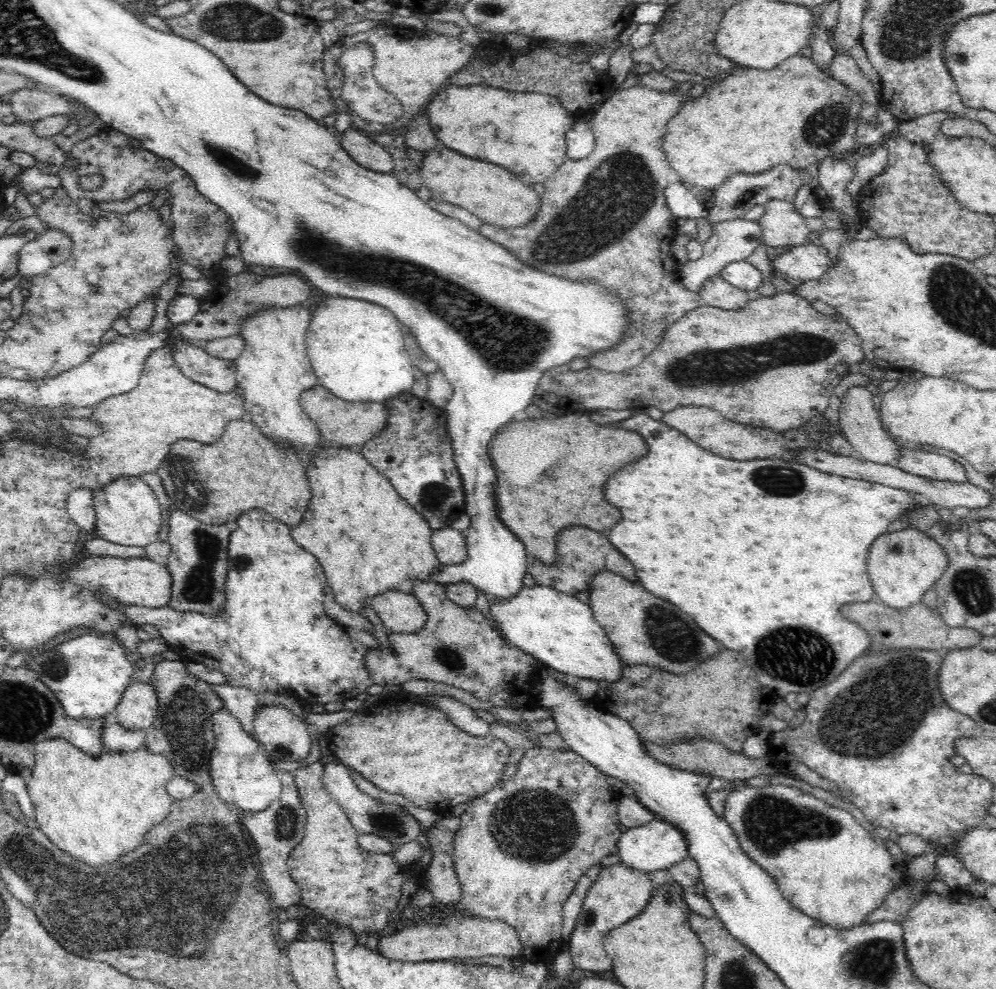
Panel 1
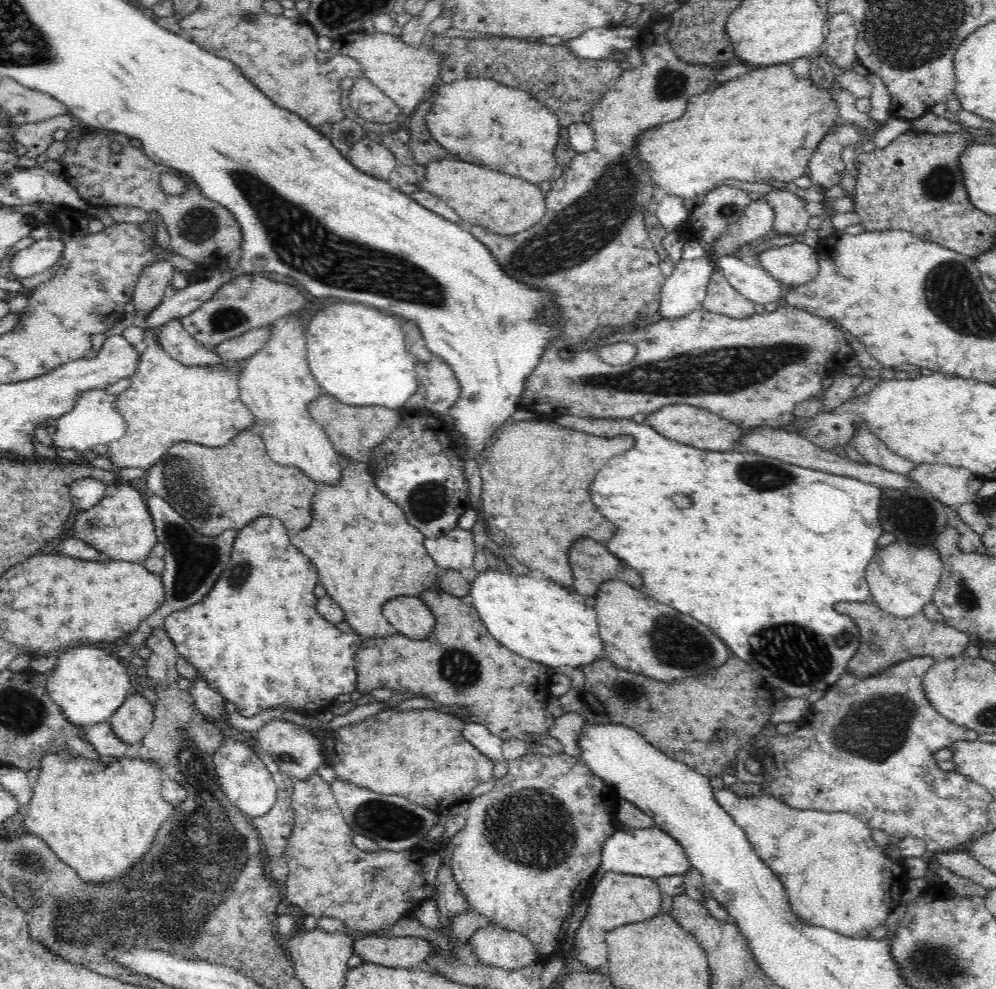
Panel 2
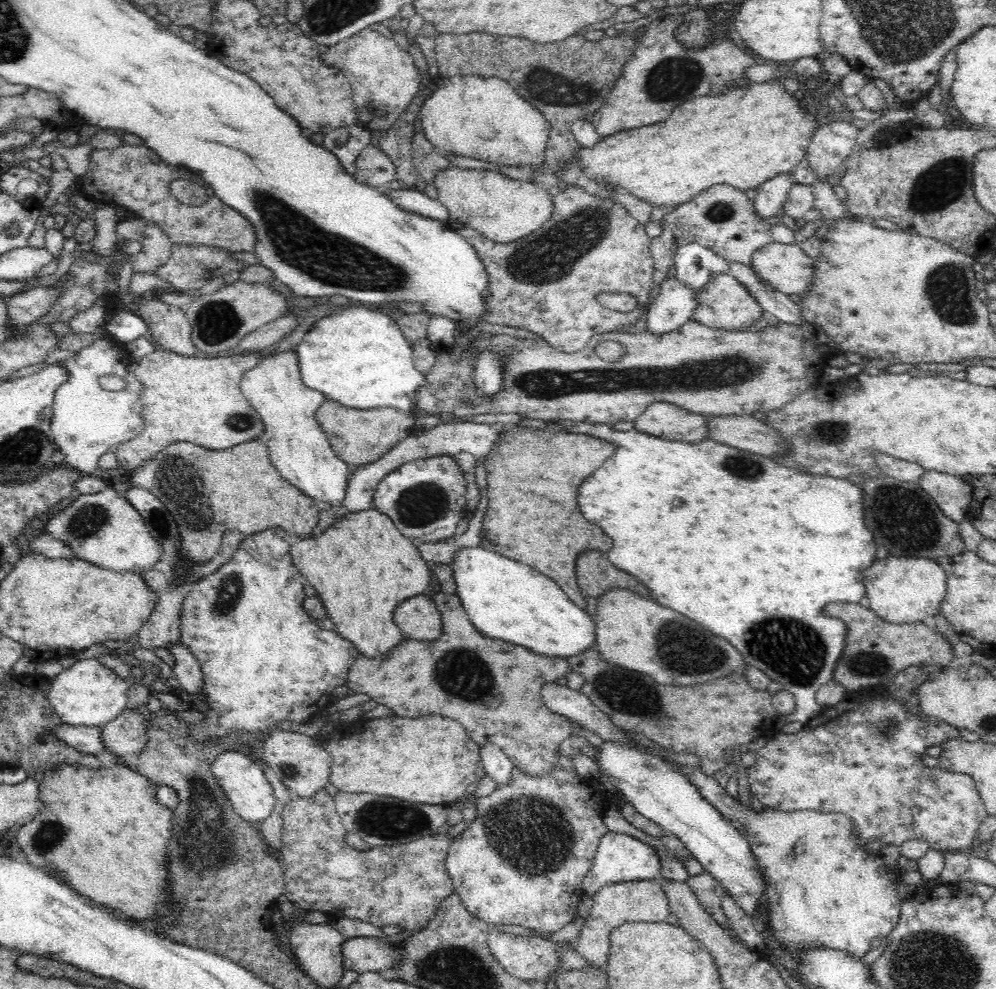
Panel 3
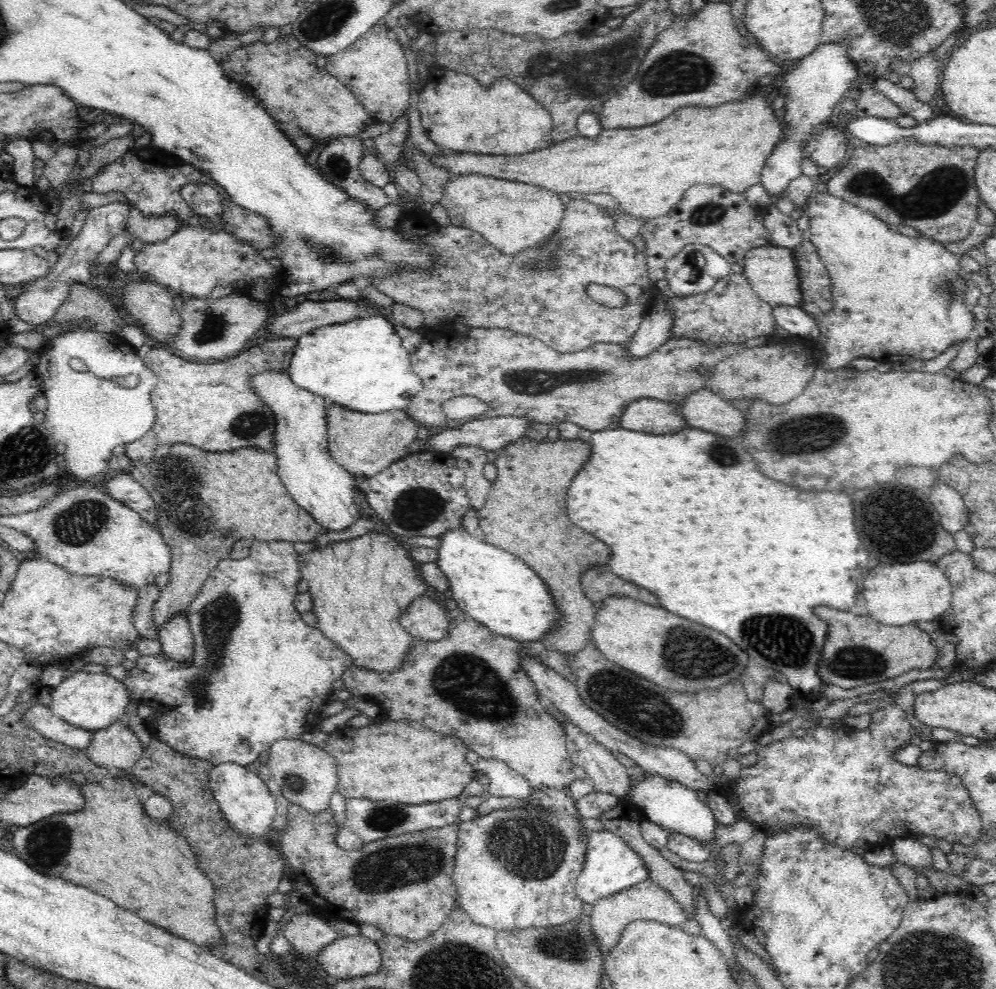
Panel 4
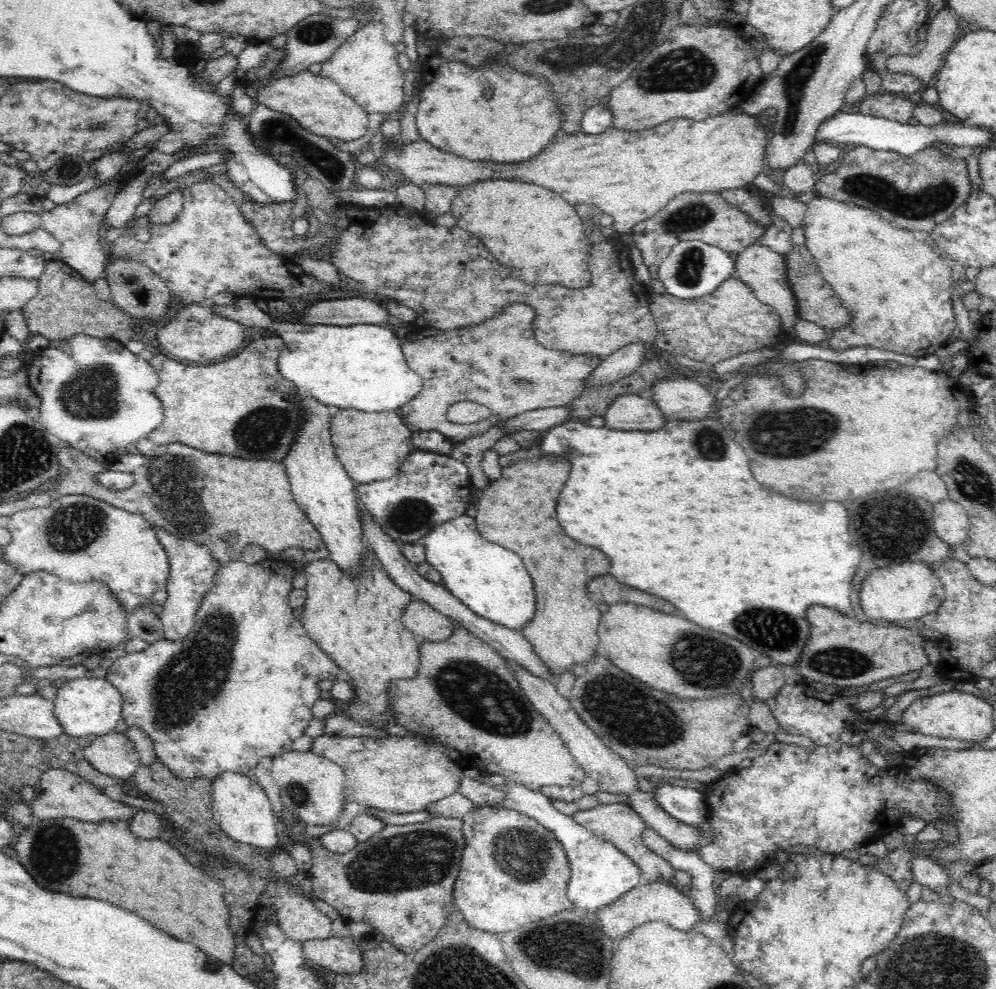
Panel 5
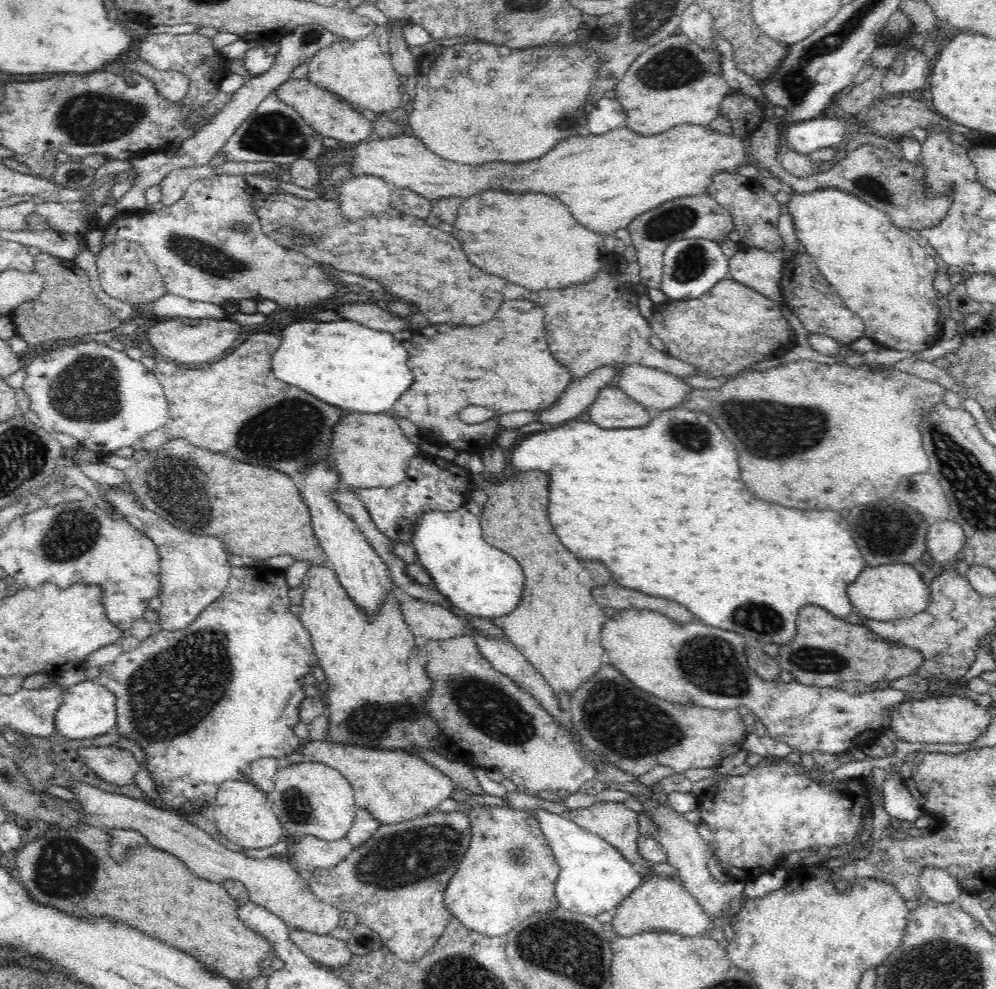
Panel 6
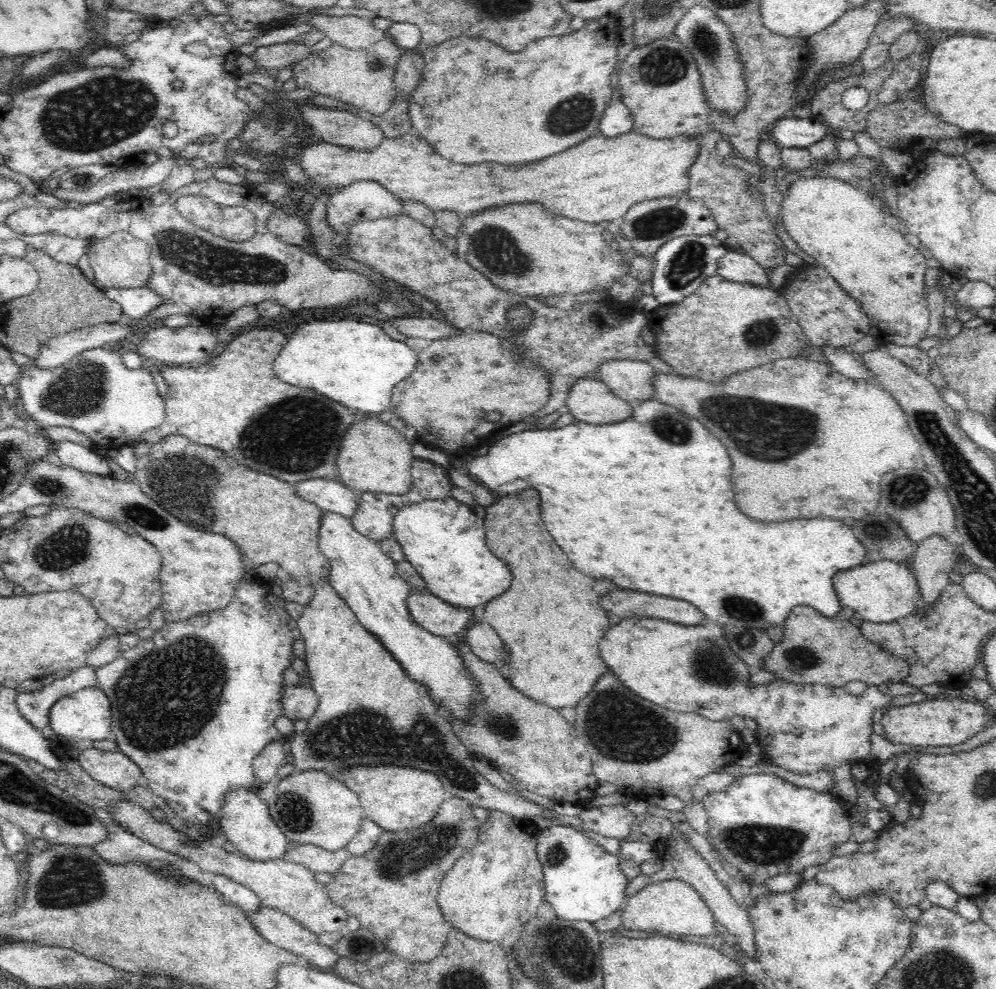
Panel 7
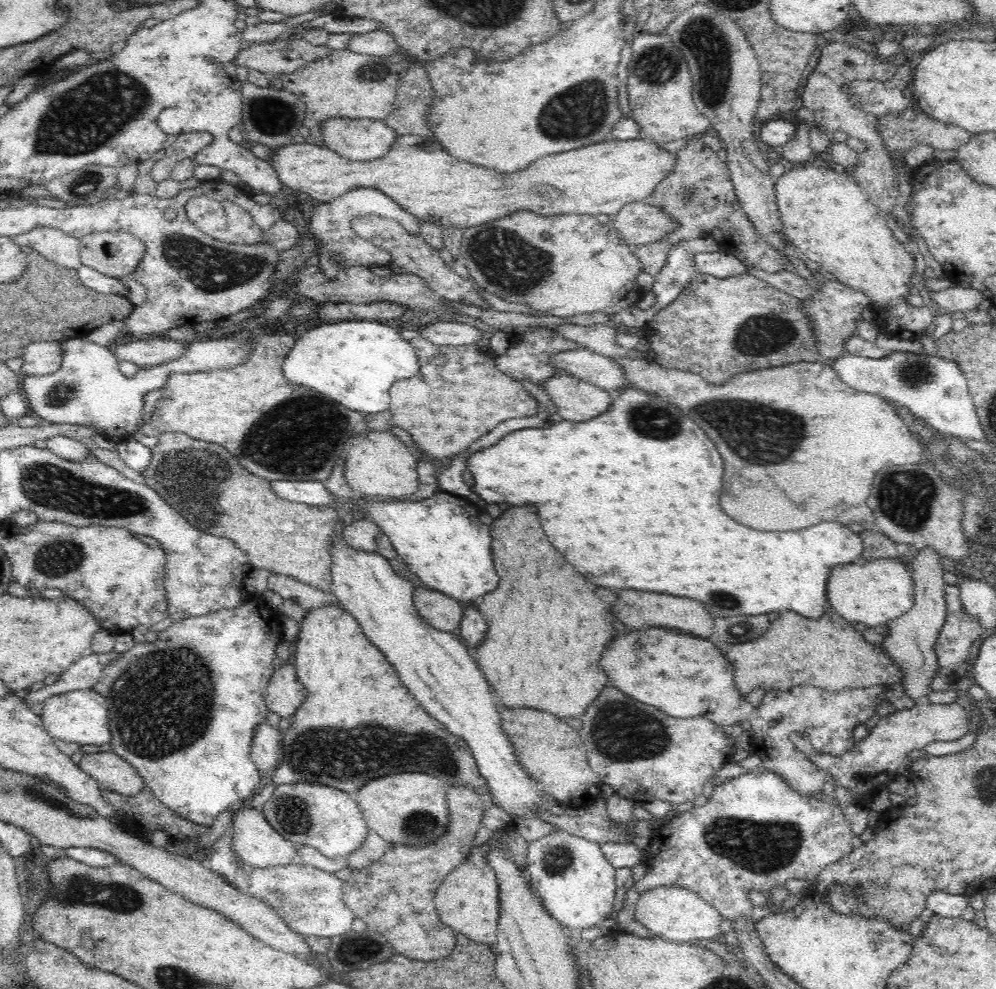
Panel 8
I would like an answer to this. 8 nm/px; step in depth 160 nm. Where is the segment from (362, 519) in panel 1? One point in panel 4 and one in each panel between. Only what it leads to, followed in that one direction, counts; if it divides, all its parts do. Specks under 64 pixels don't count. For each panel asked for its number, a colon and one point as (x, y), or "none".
2: (366, 553)
3: (363, 567)
4: (360, 588)

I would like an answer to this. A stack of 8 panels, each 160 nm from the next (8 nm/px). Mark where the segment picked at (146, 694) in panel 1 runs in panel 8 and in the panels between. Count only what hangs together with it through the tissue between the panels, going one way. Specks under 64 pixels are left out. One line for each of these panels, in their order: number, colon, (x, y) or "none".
2: (133, 719)
3: (126, 734)
4: (116, 745)
5: (114, 754)
6: (117, 766)
7: (114, 769)
8: (113, 773)

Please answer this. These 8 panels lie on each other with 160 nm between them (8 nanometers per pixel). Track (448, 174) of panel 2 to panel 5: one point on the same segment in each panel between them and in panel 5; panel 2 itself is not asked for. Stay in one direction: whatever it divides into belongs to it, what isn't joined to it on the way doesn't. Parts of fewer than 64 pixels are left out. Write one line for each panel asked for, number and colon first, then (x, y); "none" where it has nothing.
3: (503, 209)
4: (513, 216)
5: (538, 235)

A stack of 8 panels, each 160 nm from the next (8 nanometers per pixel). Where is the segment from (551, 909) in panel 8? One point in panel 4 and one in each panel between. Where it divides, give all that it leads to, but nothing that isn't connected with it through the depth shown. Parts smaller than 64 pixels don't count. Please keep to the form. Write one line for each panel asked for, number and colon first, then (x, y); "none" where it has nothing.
4: (611, 866)
5: (601, 873)
6: (594, 878)
7: (583, 882)

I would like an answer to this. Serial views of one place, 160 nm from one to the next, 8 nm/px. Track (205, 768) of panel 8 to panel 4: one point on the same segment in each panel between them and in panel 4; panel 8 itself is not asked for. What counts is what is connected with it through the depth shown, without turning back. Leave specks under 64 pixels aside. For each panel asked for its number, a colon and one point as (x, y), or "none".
4: (258, 674)
5: (240, 686)
6: (203, 703)
7: (193, 706)

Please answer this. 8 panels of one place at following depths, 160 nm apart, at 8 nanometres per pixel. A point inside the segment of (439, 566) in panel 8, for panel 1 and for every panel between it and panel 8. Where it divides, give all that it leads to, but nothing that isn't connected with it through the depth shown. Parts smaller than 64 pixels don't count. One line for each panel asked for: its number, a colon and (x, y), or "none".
1: (558, 629)
2: (540, 620)
3: (527, 608)
4: (497, 589)
5: (491, 581)
6: (484, 582)
7: (444, 540)

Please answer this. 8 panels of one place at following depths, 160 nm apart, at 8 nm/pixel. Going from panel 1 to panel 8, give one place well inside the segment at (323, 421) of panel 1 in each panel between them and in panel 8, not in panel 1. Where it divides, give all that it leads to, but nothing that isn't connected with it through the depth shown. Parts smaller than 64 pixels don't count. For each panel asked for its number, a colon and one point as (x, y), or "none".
2: (354, 431)
3: (358, 437)
4: (364, 444)
5: (371, 446)
6: (369, 450)
7: (375, 458)
8: (378, 465)

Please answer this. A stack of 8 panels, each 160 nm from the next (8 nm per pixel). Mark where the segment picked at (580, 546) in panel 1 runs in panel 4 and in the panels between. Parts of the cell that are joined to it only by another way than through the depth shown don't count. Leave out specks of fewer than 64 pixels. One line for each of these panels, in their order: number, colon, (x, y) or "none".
2: (592, 563)
3: (595, 574)
4: (597, 583)

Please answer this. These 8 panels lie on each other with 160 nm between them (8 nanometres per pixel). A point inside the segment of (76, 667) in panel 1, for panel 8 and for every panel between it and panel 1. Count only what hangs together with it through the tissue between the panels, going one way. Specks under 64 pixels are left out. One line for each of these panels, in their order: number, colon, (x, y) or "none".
2: (88, 684)
3: (88, 693)
4: (92, 701)
5: (83, 706)
6: (89, 709)
7: (85, 715)
8: (82, 716)

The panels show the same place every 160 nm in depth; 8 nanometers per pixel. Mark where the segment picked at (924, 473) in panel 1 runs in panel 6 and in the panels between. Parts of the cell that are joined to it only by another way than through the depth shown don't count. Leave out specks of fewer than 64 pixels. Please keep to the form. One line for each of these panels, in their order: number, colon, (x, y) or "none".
2: (952, 485)
3: (952, 494)
4: (954, 516)
5: (951, 523)
6: (945, 538)

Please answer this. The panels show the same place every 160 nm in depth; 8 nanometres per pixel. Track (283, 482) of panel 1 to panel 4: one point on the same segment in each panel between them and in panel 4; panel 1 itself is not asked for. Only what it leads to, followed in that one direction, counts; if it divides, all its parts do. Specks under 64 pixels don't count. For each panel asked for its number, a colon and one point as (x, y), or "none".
2: (215, 489)
3: (207, 492)
4: (206, 502)

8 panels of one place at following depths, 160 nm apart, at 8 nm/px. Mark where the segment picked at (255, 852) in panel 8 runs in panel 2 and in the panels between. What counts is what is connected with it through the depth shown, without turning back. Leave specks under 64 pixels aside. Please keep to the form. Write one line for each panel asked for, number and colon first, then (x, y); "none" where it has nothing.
2: (246, 782)
3: (246, 786)
4: (248, 806)
5: (240, 806)
6: (243, 813)
7: (246, 821)

